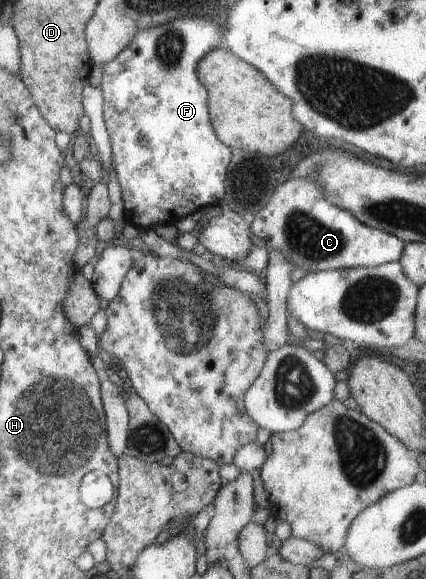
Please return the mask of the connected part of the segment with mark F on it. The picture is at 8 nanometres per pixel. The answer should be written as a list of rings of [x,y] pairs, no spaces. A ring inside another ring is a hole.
[[[203,16],[203,19],[181,19],[173,18],[168,22],[150,26],[137,30],[131,41],[125,45],[123,49],[111,61],[105,62],[102,67],[102,76],[100,80],[100,88],[103,96],[103,117],[104,124],[107,130],[107,135],[110,141],[112,163],[116,179],[118,181],[120,192],[122,195],[124,219],[126,222],[134,225],[139,230],[146,228],[152,229],[154,225],[168,223],[173,224],[179,217],[191,215],[193,212],[204,209],[207,206],[213,206],[221,203],[223,199],[223,181],[225,181],[225,168],[231,161],[231,148],[223,145],[217,139],[216,133],[207,117],[208,105],[207,94],[204,85],[197,79],[195,73],[195,65],[197,62],[213,48],[217,48],[219,43],[220,31],[219,19],[211,19],[211,16]]]

